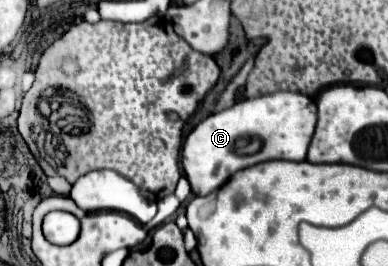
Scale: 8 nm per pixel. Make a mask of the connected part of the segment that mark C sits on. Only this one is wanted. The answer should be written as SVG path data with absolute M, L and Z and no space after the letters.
M272 92L258 98L246 98L232 108L204 118L184 140L182 168L196 196L218 190L234 172L268 160L306 160L308 144L316 126L316 104L310 96L298 92Z

